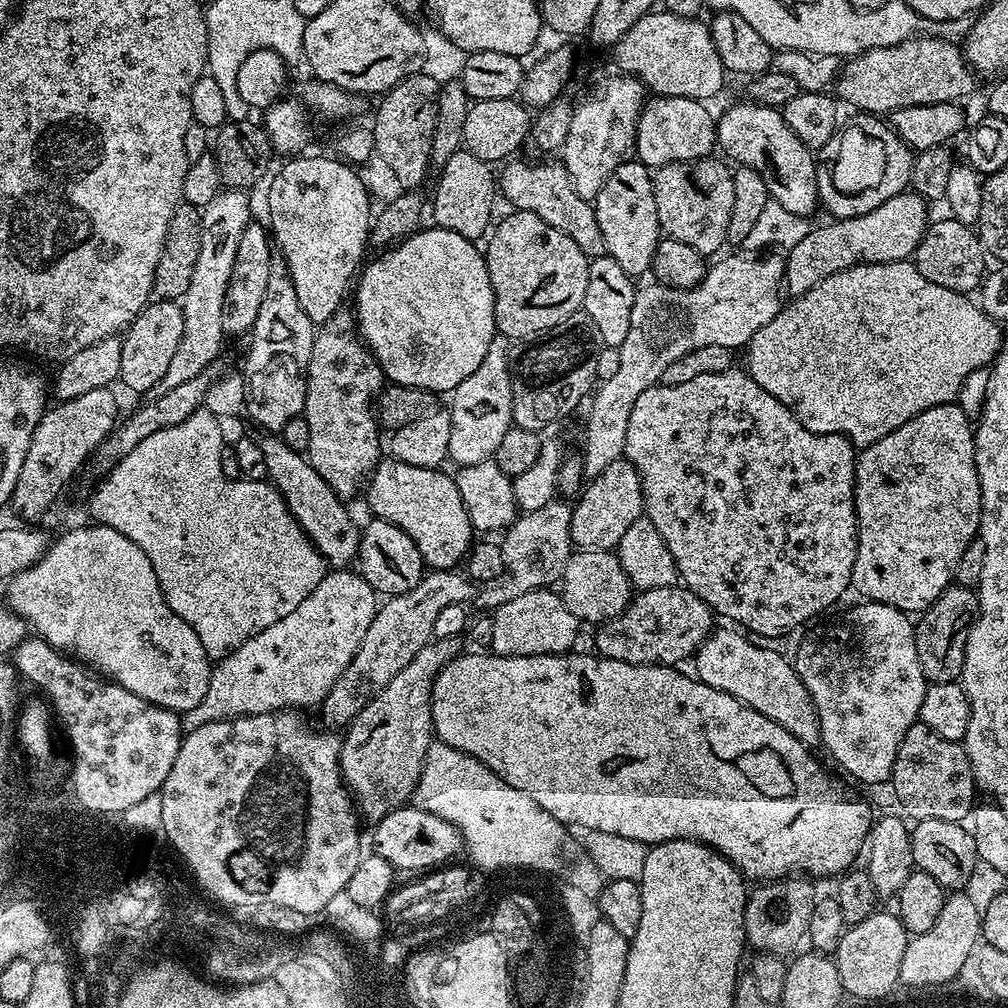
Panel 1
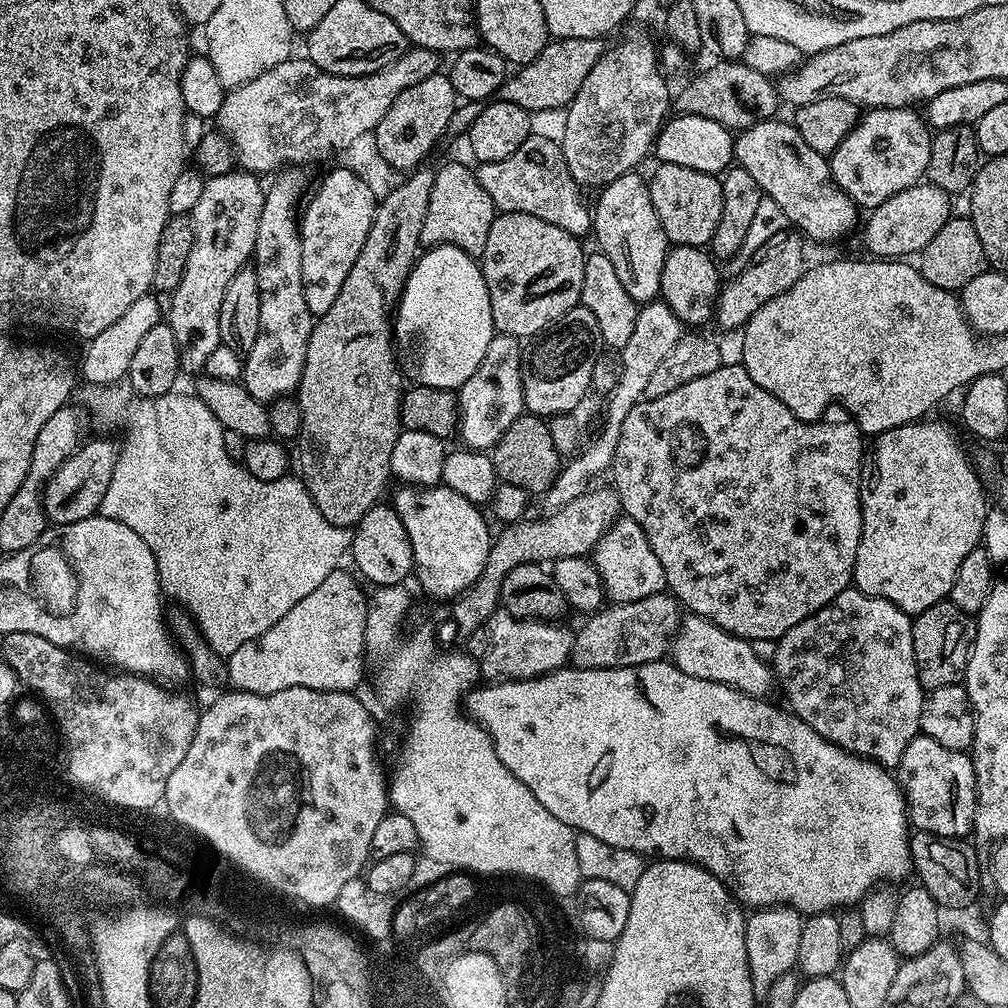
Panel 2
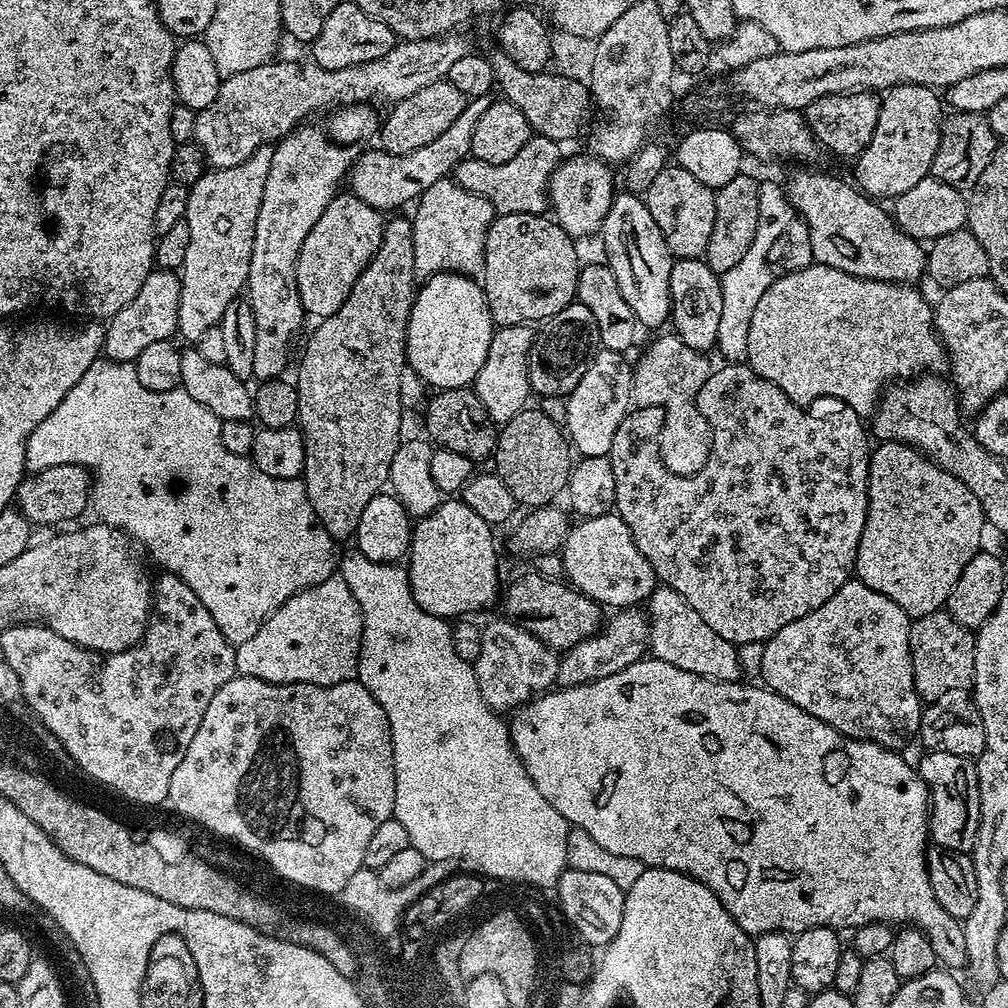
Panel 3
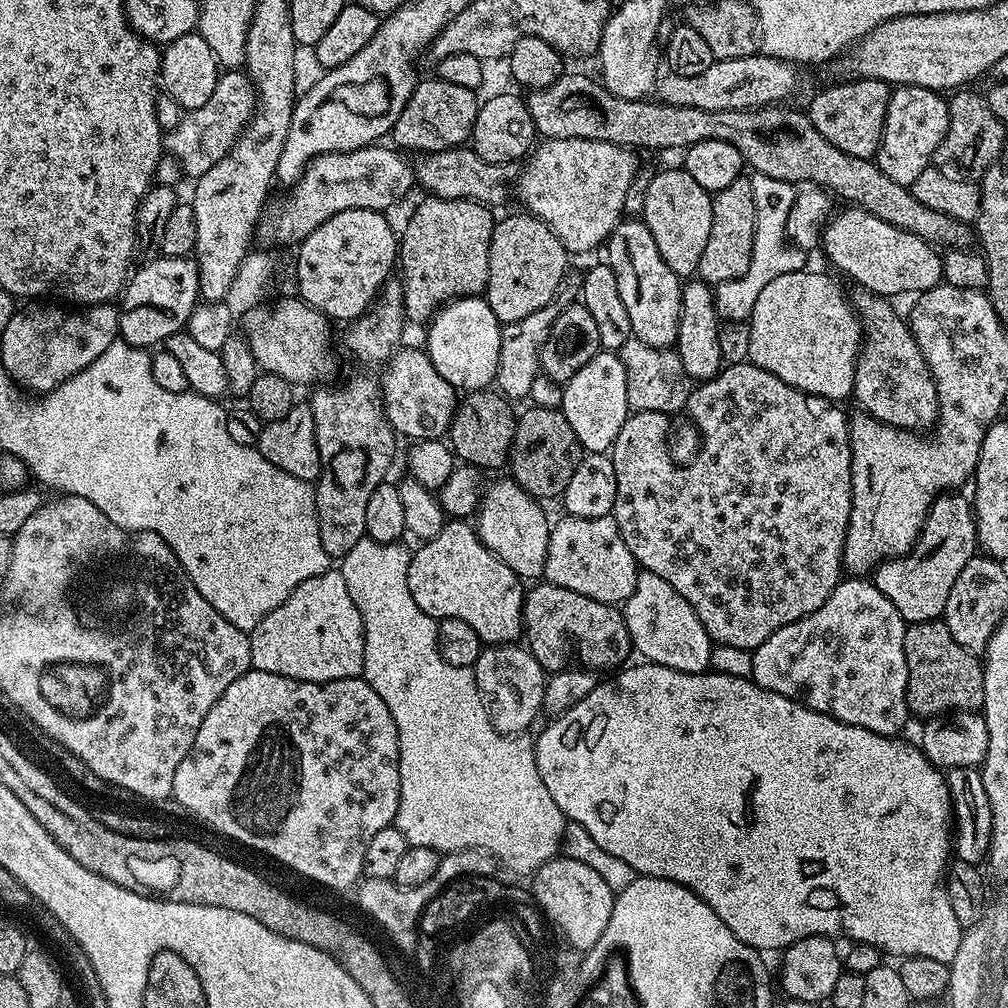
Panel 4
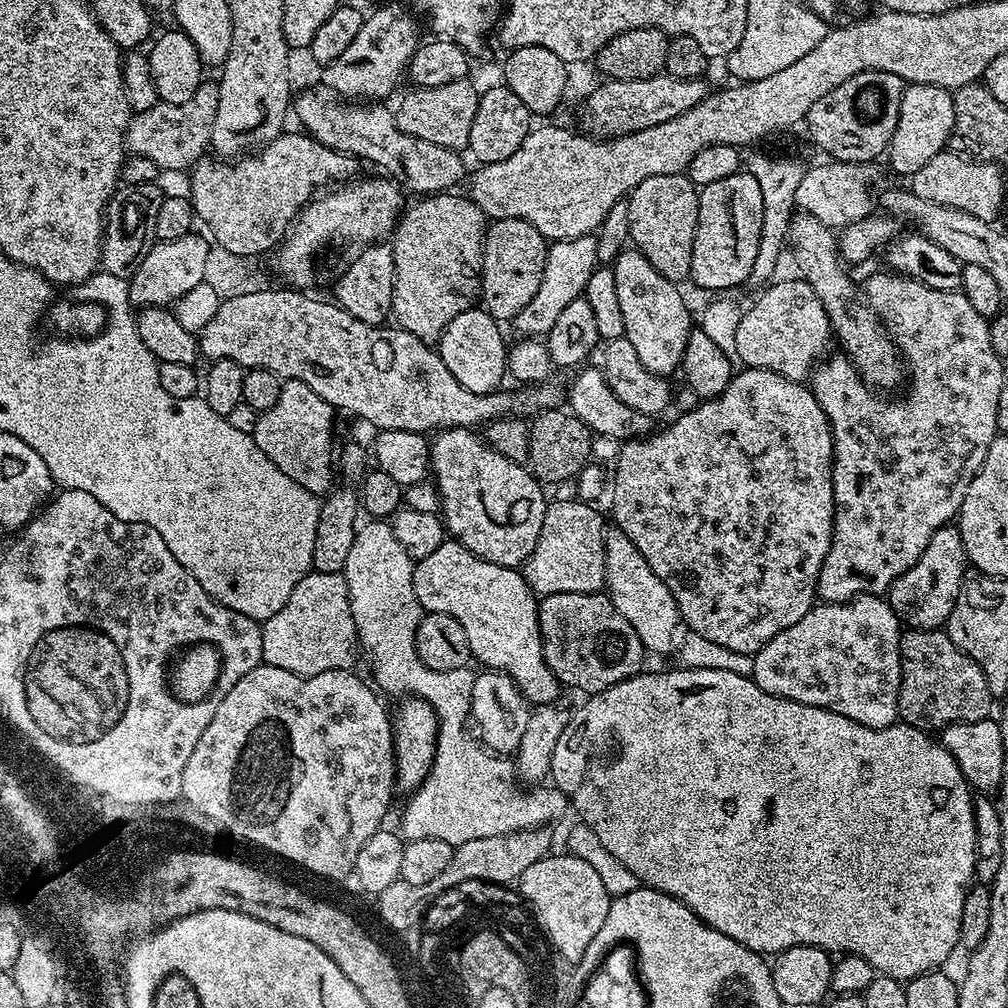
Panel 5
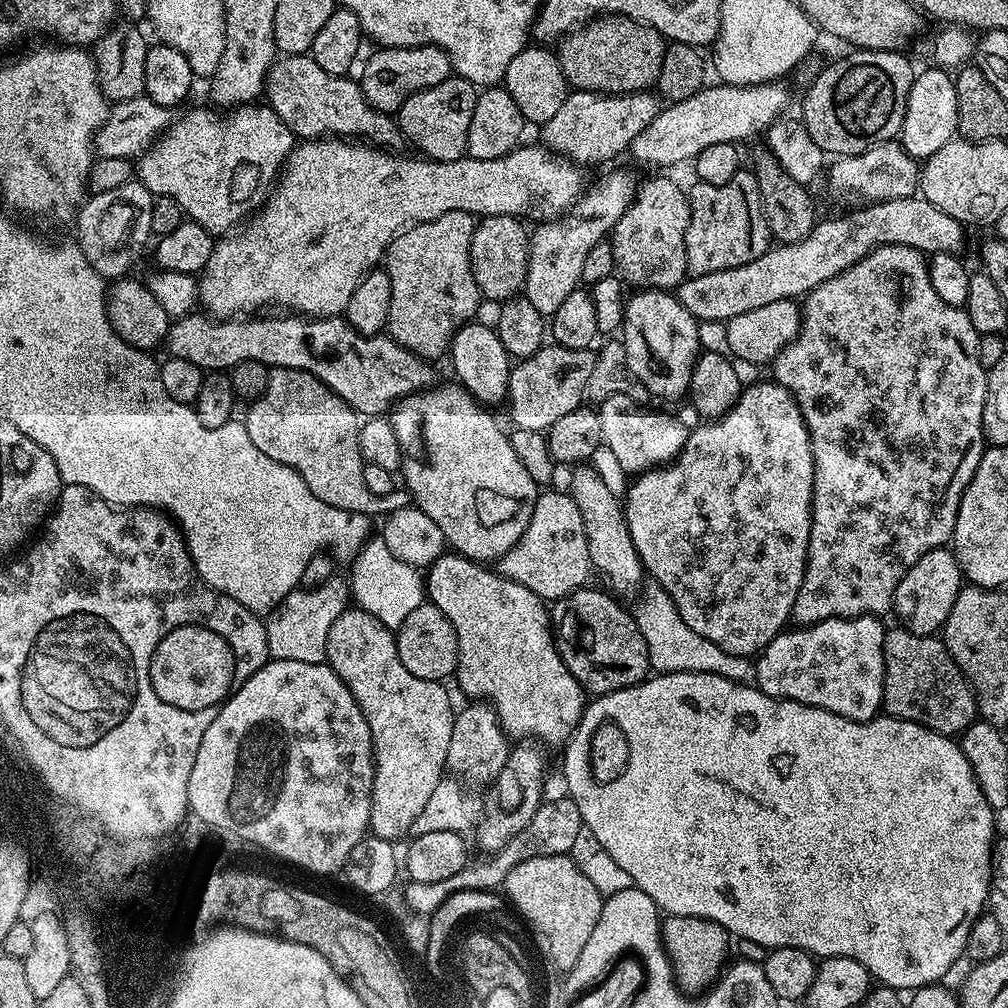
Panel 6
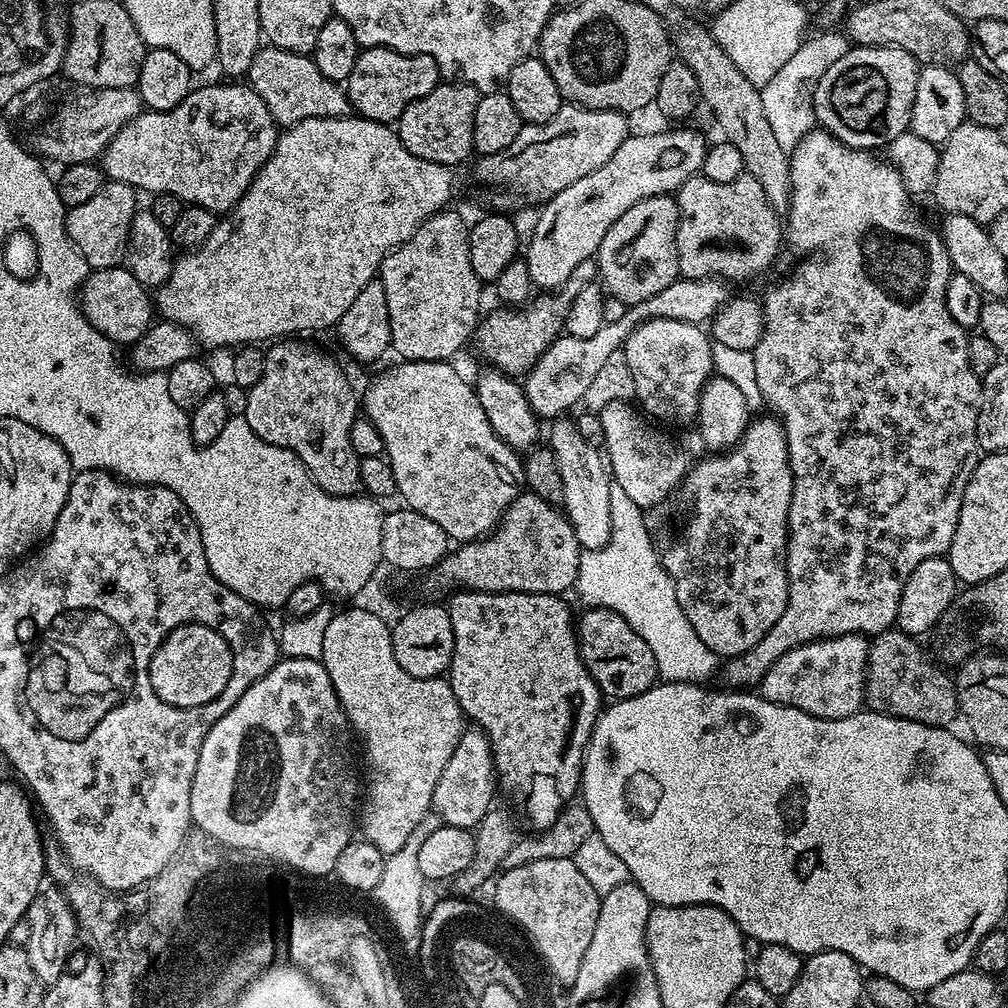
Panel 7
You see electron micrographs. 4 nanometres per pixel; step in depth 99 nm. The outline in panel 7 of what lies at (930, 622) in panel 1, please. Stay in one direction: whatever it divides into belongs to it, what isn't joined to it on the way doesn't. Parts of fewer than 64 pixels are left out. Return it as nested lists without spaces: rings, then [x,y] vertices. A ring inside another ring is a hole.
[[[889,630],[886,632],[878,632],[875,636],[871,637],[870,643],[868,645],[868,671],[864,673],[864,704],[867,705],[871,711],[880,712],[884,716],[897,716],[903,720],[913,720],[919,724],[925,724],[931,728],[943,728],[945,726],[951,725],[952,719],[957,719],[958,716],[958,705],[956,703],[956,682],[951,675],[948,676],[943,667],[931,655],[928,656],[919,648],[917,641],[906,635],[904,632],[899,630]]]

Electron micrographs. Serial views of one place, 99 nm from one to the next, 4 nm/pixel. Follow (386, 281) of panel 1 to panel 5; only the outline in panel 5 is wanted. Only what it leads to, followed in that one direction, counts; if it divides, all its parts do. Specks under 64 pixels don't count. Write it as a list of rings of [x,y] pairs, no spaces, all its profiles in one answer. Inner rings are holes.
[[[477,306],[458,314],[440,336],[438,351],[446,370],[474,394],[486,395],[501,387],[500,379],[506,376],[506,343],[500,333],[501,325],[483,307]]]

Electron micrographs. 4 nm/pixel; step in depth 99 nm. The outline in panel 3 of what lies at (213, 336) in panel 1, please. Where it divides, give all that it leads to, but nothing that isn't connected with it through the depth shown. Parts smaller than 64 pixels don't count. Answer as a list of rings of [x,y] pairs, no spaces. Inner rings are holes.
[[[271,147],[259,148],[238,166],[205,171],[189,187],[186,219],[190,226],[190,247],[186,249],[186,262],[178,269],[181,283],[177,328],[188,342],[198,342],[206,330],[217,327],[226,306],[247,285],[254,226],[258,222],[258,206],[262,206],[262,189],[266,187],[271,157]]]

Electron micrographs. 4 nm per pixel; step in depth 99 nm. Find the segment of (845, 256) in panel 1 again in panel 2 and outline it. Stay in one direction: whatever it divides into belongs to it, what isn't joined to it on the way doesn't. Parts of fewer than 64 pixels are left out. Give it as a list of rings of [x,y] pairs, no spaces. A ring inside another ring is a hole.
[[[921,182],[894,194],[894,198],[886,198],[876,208],[867,213],[868,221],[864,224],[865,253],[876,258],[912,258],[920,253],[942,230],[942,226],[949,220],[949,193],[943,192],[938,186]]]

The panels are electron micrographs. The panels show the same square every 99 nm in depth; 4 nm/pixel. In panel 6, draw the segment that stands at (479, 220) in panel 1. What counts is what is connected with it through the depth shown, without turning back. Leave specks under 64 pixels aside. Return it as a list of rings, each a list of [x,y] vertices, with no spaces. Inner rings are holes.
[[[469,212],[442,214],[430,222],[416,224],[390,242],[382,261],[390,278],[390,314],[387,335],[397,340],[406,350],[421,356],[423,360],[436,362],[440,355],[452,347],[454,334],[463,324],[469,323],[482,305],[482,297],[474,282],[470,266],[470,246],[477,221]]]

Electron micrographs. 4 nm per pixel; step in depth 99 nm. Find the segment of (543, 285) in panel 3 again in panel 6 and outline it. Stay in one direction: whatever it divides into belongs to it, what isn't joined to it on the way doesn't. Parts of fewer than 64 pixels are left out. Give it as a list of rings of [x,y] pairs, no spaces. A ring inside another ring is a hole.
[[[486,216],[477,223],[470,246],[474,282],[485,301],[503,302],[521,295],[528,273],[529,229],[515,216]]]

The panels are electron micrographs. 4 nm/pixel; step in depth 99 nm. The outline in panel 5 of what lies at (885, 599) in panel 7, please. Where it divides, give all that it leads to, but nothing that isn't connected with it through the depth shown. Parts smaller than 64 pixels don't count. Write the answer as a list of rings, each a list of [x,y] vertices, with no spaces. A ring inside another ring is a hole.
[[[891,270],[883,271],[874,273],[865,284],[862,284],[862,296],[880,317],[888,335],[892,337],[902,353],[908,379],[906,384],[908,393],[905,394],[904,400],[888,400],[892,398],[885,398],[869,388],[858,374],[856,367],[843,354],[829,355],[810,377],[814,398],[818,398],[818,406],[822,406],[822,410],[828,416],[828,425],[832,428],[832,485],[836,513],[830,550],[826,554],[826,562],[822,562],[822,570],[818,574],[816,583],[816,595],[826,604],[845,604],[846,601],[855,600],[857,596],[865,594],[884,596],[894,581],[902,574],[906,574],[906,570],[910,570],[910,566],[914,566],[918,558],[922,558],[922,550],[930,546],[930,538],[934,538],[936,531],[939,528],[949,527],[959,517],[962,498],[966,498],[966,490],[978,474],[986,458],[986,450],[990,450],[990,442],[994,442],[998,435],[996,426],[998,394],[1002,394],[1002,378],[1006,374],[1006,364],[998,354],[994,354],[990,346],[989,321],[982,314],[978,314],[974,306],[970,306],[970,301],[959,290],[955,292],[934,290],[922,282],[911,280],[909,276],[901,276]]]

